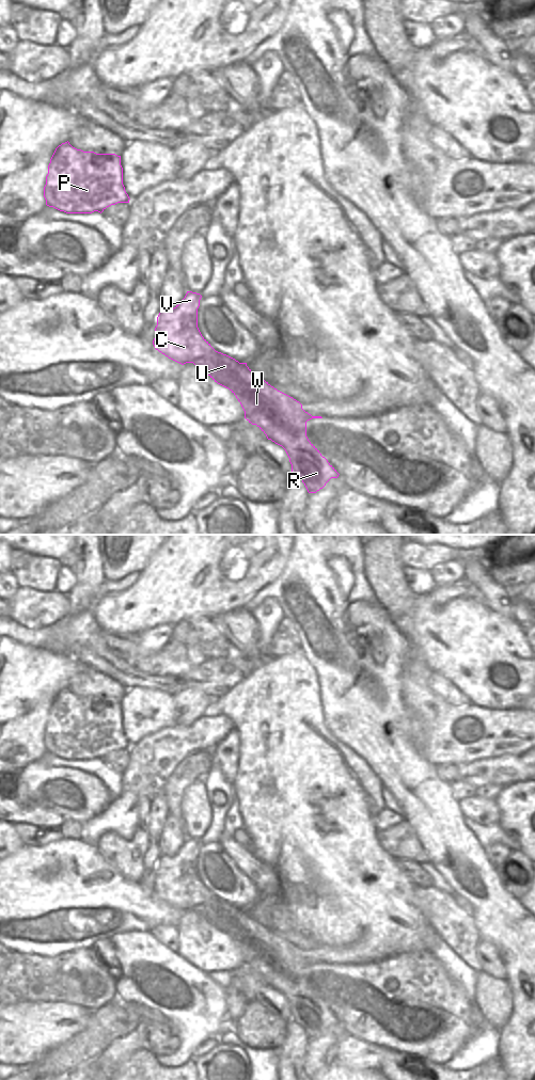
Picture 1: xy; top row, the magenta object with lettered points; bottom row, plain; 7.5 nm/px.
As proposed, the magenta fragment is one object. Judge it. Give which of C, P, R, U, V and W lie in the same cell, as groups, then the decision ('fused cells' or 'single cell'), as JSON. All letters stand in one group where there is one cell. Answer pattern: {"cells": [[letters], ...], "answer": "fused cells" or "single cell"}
{"cells": [["C", "P", "V"], ["R", "U", "W"]], "answer": "fused cells"}

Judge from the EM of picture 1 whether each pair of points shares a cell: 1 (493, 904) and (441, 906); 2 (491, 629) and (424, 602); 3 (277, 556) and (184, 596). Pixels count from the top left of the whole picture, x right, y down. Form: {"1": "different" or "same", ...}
{"1": "different", "2": "same", "3": "same"}

